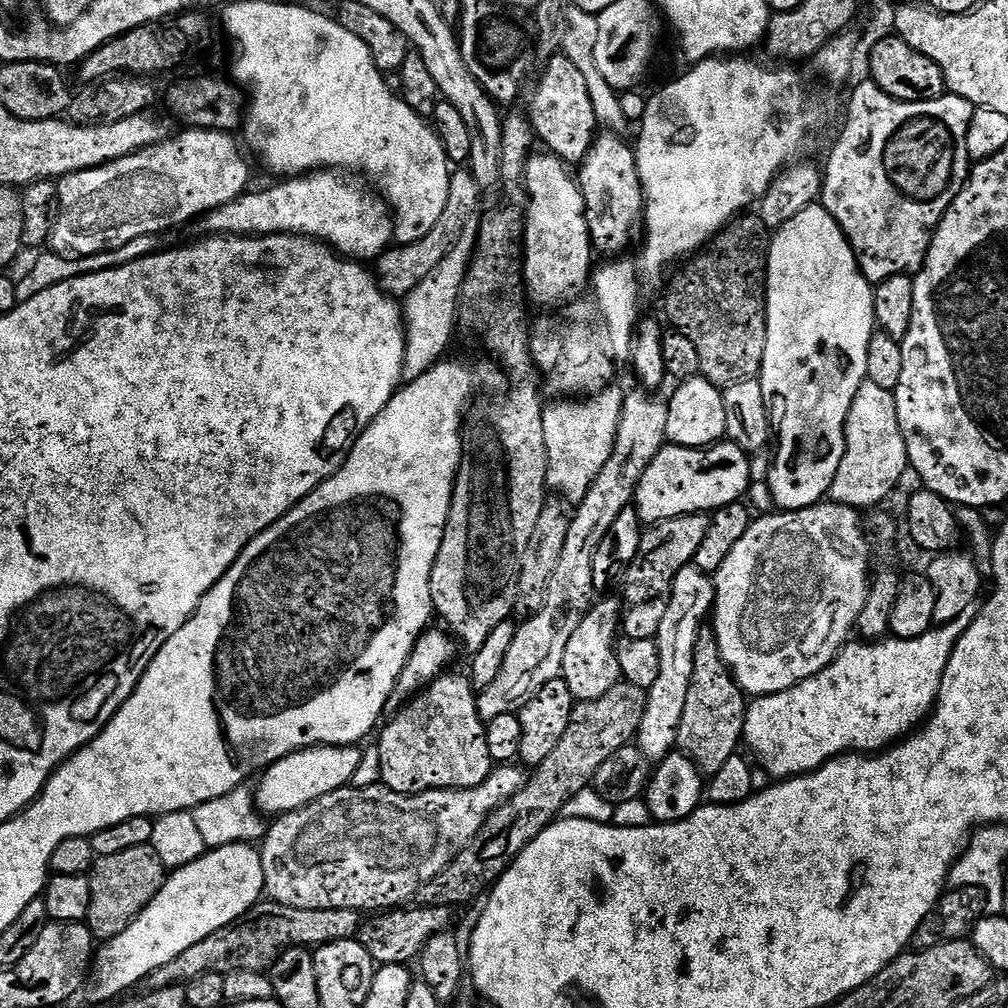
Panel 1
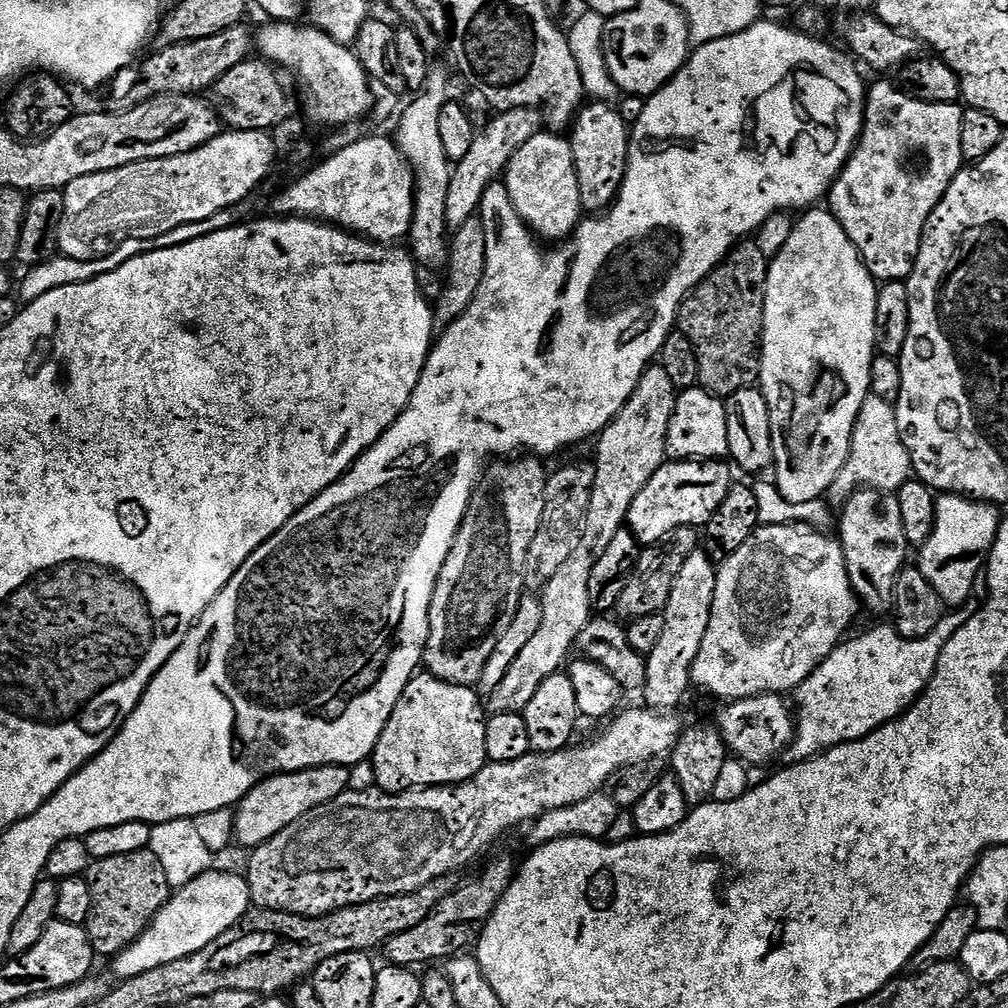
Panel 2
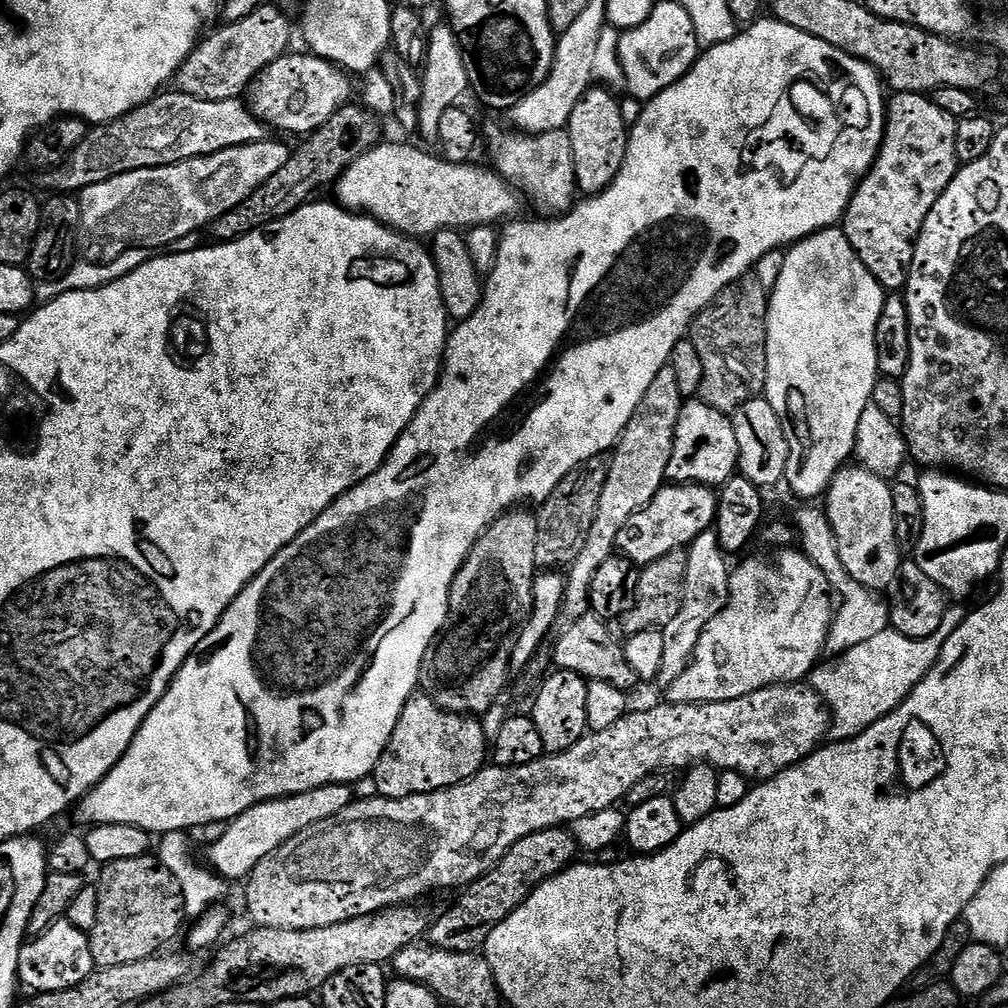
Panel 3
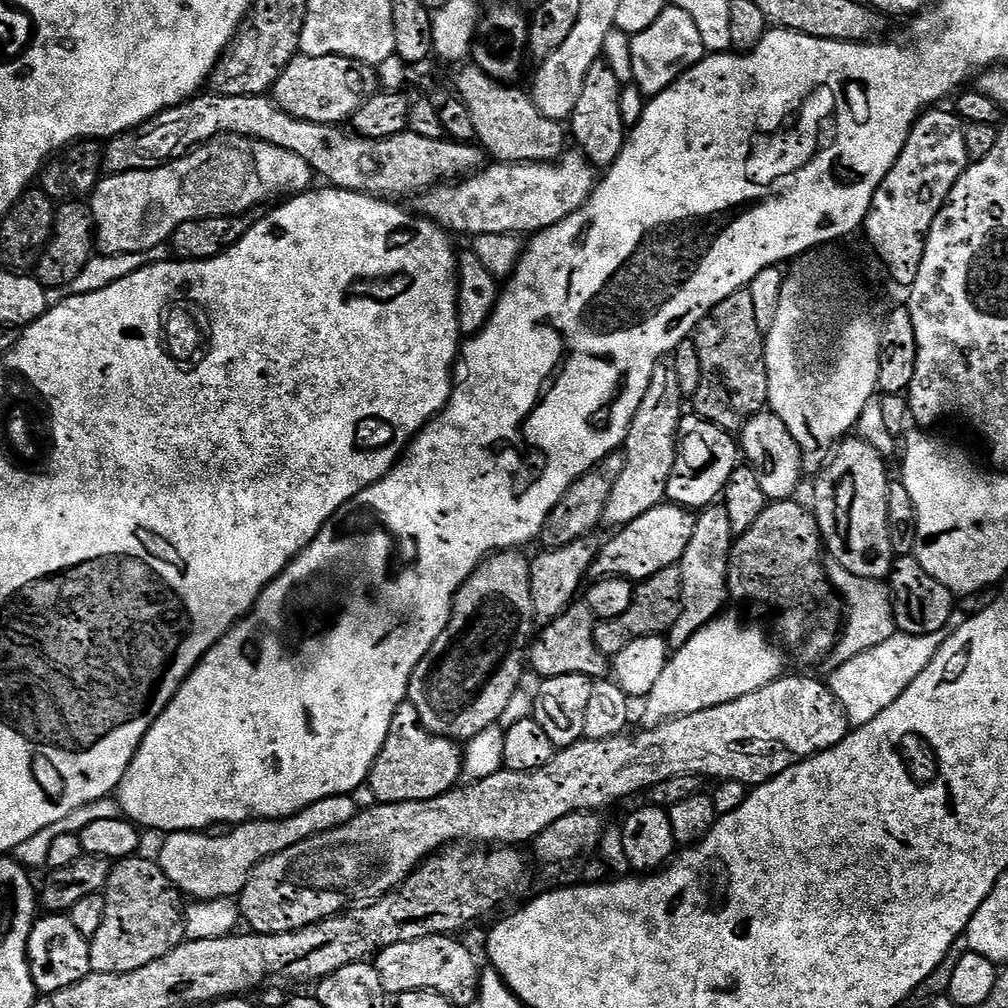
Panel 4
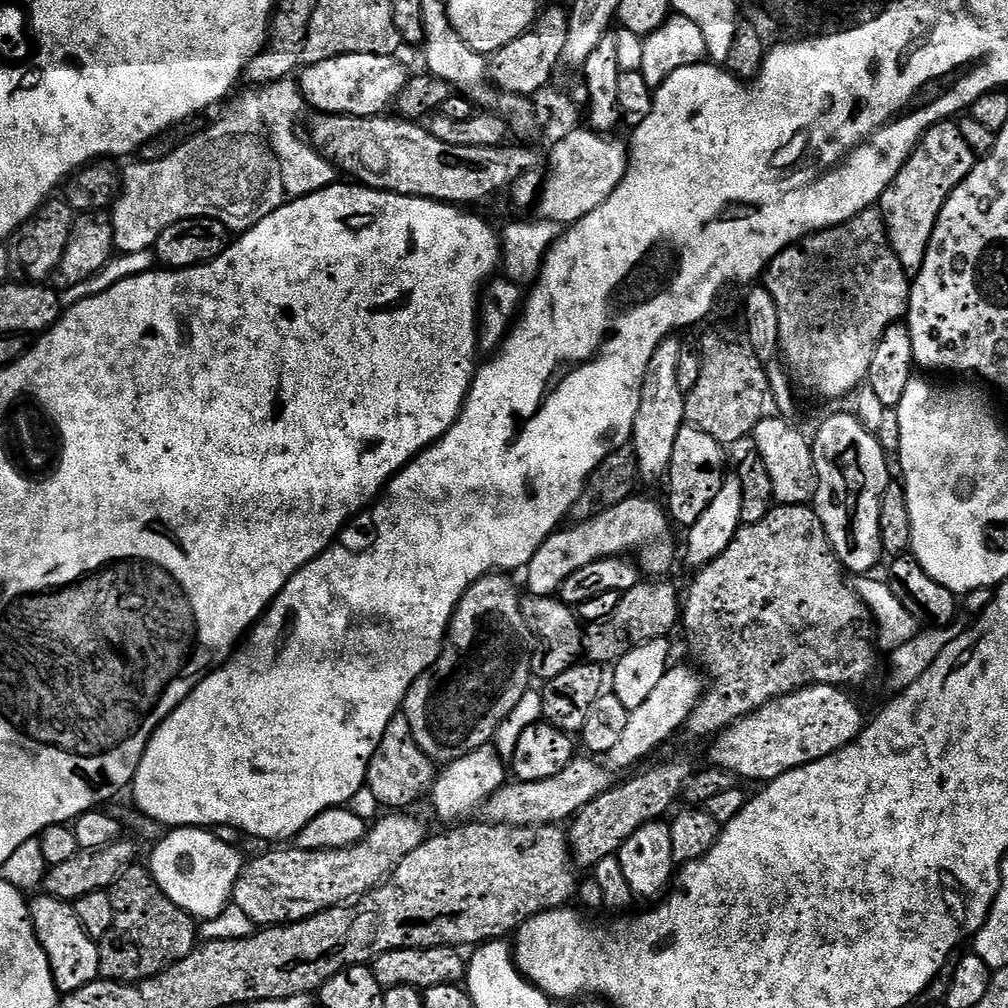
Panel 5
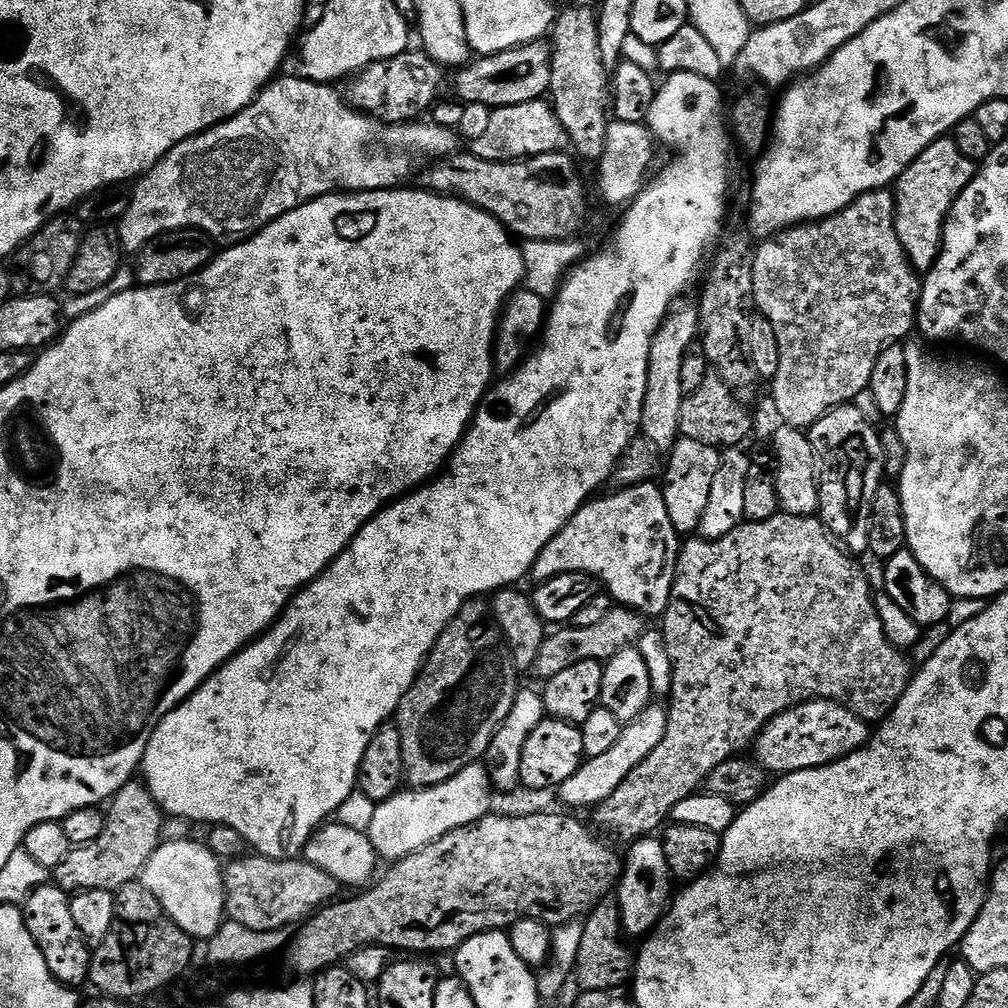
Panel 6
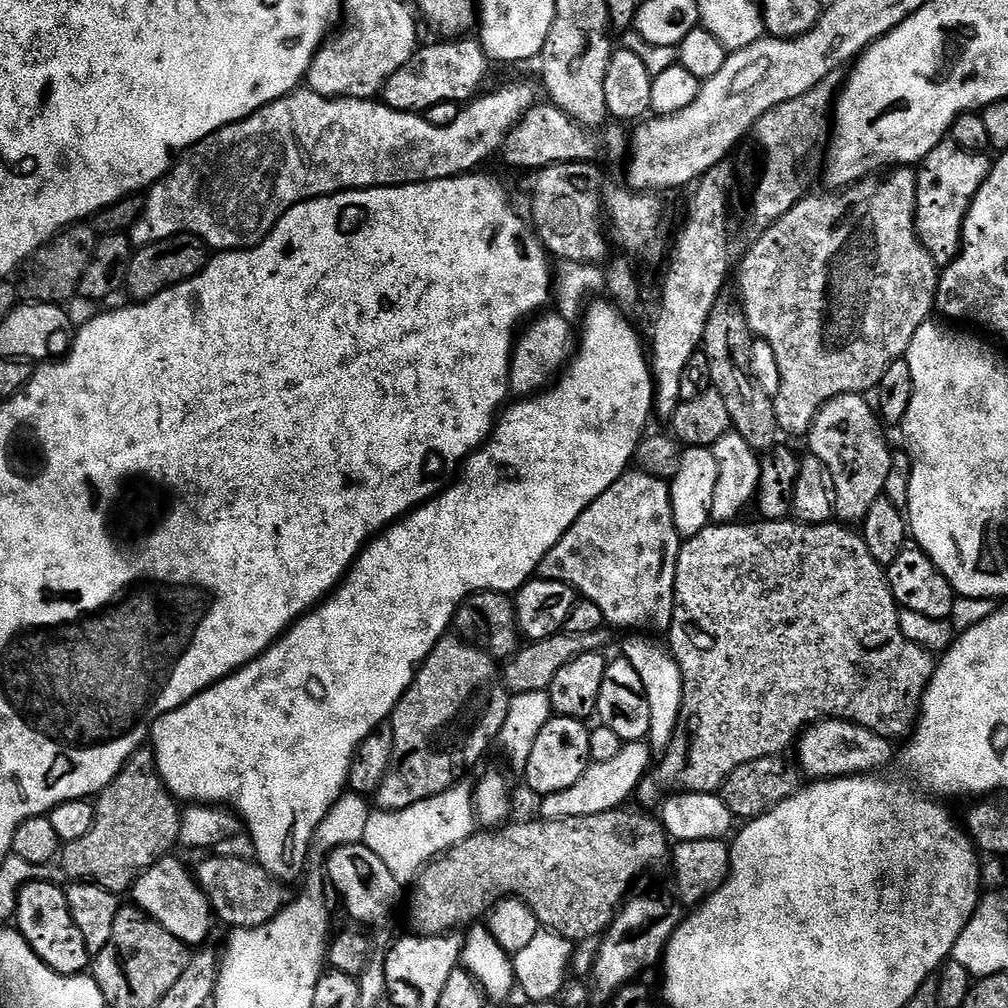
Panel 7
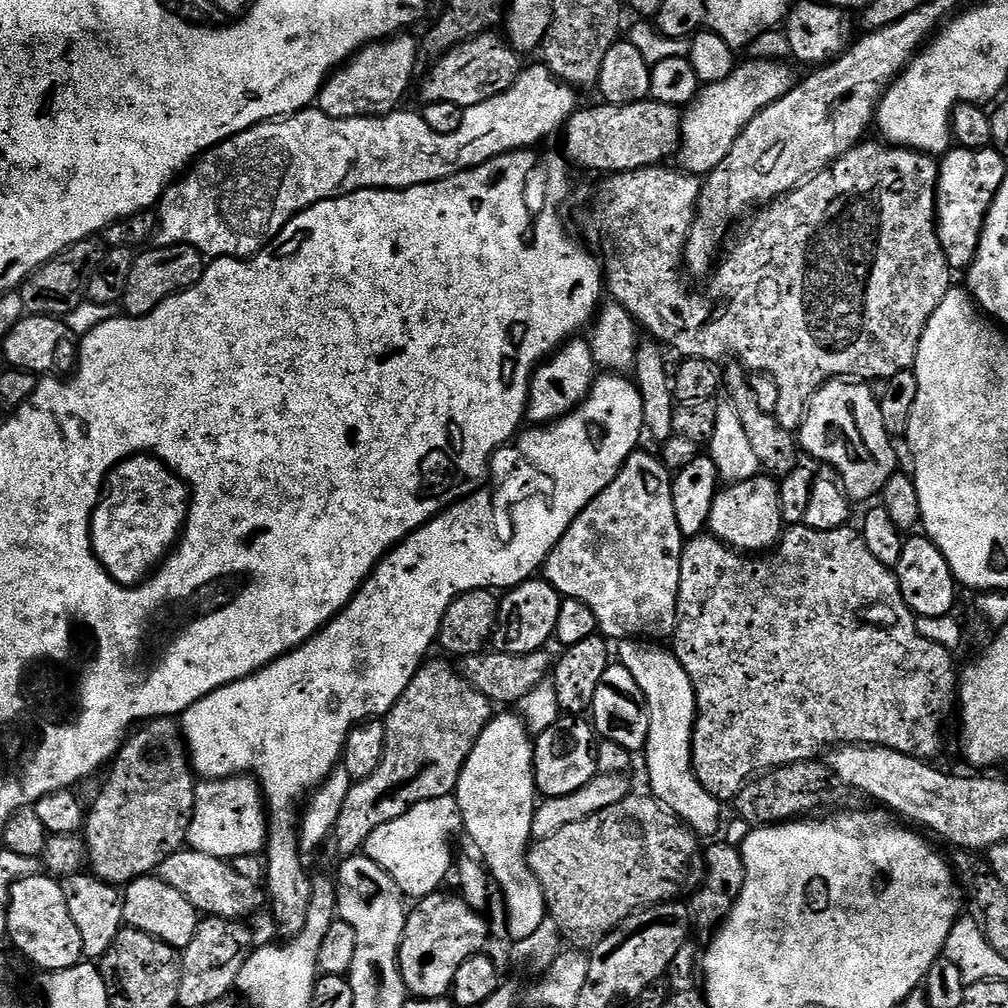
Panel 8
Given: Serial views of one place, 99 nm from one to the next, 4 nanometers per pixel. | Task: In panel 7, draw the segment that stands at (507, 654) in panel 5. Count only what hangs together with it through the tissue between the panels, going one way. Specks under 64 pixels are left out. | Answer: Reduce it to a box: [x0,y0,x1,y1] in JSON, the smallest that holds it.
[374,634,510,812]

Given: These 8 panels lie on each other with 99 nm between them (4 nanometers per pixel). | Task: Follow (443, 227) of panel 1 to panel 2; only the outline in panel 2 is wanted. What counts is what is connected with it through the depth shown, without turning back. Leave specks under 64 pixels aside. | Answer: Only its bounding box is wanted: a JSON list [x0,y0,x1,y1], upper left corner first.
[446,108,542,229]

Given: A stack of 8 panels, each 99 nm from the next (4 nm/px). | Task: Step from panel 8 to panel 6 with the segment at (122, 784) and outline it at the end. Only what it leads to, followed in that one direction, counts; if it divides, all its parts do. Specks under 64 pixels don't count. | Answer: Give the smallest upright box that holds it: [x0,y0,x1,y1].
[54,782,165,894]

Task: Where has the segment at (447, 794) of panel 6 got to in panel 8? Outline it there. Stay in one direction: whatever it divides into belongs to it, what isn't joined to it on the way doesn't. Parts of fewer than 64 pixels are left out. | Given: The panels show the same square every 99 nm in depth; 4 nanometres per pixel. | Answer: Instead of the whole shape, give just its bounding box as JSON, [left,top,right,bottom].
[362,795,461,898]

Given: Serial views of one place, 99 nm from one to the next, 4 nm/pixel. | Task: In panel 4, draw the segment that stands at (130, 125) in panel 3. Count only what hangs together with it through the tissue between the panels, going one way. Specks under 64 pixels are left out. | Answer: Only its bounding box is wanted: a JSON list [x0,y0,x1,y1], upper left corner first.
[104,94,486,198]

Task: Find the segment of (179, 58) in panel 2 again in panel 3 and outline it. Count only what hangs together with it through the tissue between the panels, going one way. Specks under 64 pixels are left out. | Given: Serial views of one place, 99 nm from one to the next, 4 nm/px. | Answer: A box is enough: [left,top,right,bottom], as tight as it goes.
[174,2,292,100]

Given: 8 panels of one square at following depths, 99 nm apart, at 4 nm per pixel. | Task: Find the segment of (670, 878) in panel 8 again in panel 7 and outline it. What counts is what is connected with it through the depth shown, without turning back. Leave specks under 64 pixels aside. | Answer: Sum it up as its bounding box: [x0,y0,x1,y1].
[412,807,670,942]

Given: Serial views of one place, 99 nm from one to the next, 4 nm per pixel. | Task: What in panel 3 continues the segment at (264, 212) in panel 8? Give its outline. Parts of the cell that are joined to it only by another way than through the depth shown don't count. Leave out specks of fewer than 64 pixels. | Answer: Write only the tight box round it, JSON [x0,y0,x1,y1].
[74,138,289,262]

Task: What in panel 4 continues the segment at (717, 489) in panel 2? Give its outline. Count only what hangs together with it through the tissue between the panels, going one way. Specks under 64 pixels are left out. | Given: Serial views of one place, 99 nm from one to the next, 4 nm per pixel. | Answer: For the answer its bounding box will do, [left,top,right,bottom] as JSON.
[590,502,696,582]

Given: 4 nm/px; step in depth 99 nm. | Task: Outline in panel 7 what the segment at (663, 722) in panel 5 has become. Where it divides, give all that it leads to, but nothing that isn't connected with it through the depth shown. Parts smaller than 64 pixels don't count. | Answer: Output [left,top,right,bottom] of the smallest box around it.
[539,743,654,820]

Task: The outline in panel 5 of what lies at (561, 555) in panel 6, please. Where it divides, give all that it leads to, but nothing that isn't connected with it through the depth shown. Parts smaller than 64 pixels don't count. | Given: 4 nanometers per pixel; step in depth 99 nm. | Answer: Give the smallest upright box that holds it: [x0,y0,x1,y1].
[526,494,676,596]

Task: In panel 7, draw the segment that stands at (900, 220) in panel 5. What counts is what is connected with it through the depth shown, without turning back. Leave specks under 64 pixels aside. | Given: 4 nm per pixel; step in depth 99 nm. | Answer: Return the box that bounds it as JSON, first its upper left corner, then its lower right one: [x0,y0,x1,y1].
[916,142,990,270]

